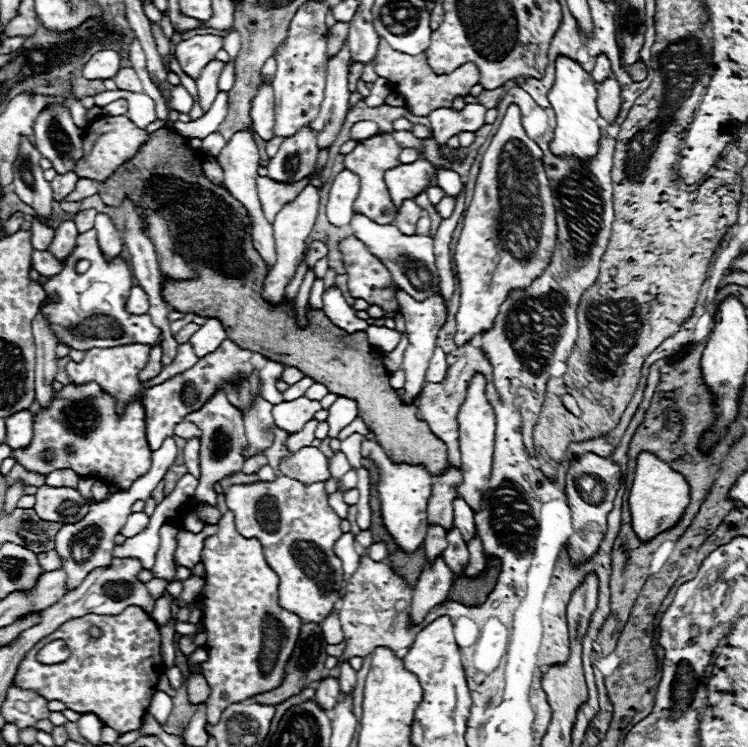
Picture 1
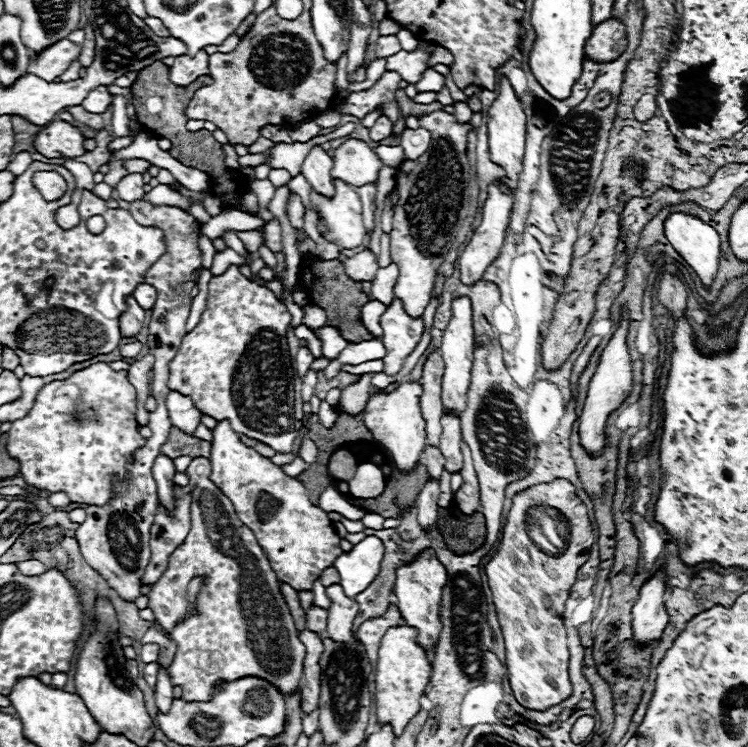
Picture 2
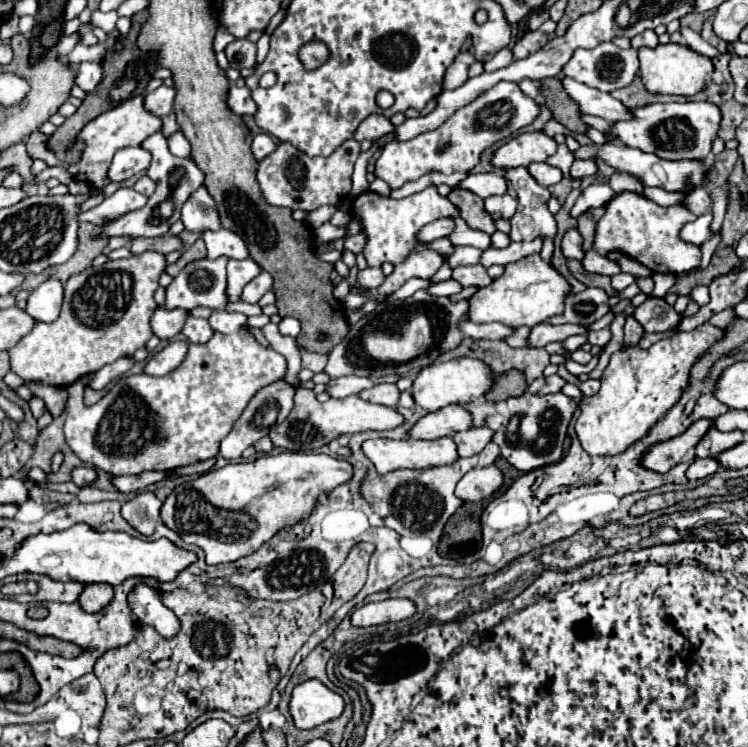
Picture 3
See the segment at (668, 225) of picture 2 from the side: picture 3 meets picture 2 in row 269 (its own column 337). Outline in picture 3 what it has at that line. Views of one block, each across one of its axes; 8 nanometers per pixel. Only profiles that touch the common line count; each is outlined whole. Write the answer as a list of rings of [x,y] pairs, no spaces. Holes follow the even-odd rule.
[[[306,680],[292,692],[290,714],[296,728],[308,730],[338,718],[344,712],[344,698],[326,688],[320,680]]]

